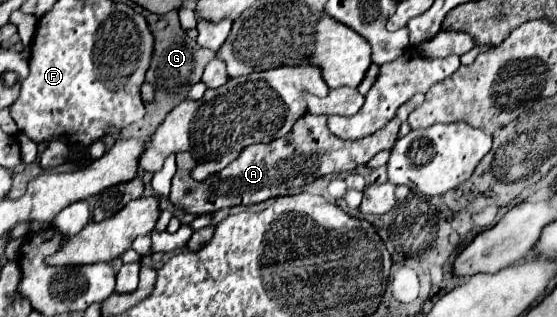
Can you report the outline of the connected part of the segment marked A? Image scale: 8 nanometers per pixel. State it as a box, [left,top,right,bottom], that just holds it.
[172,94,424,215]

